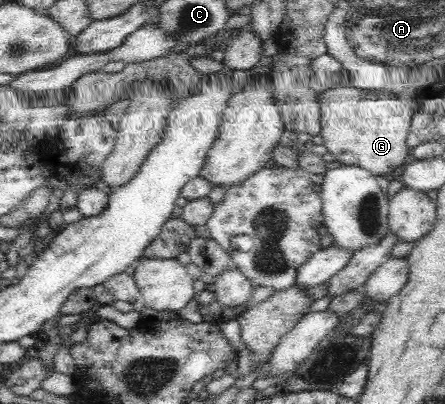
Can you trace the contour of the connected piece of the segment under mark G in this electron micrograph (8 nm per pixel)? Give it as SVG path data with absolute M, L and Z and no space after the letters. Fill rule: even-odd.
M328 91L319 94L322 119L319 142L324 144L339 163L360 166L372 174L394 176L410 161L407 147L410 123L417 112L412 95L386 98L386 100L340 100L328 98Z

